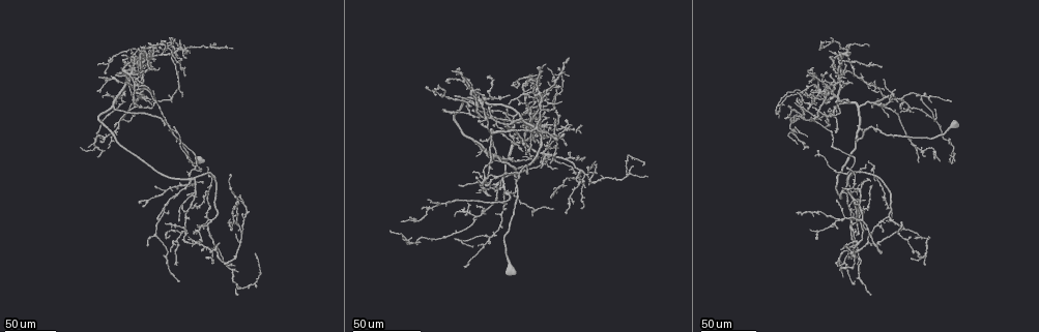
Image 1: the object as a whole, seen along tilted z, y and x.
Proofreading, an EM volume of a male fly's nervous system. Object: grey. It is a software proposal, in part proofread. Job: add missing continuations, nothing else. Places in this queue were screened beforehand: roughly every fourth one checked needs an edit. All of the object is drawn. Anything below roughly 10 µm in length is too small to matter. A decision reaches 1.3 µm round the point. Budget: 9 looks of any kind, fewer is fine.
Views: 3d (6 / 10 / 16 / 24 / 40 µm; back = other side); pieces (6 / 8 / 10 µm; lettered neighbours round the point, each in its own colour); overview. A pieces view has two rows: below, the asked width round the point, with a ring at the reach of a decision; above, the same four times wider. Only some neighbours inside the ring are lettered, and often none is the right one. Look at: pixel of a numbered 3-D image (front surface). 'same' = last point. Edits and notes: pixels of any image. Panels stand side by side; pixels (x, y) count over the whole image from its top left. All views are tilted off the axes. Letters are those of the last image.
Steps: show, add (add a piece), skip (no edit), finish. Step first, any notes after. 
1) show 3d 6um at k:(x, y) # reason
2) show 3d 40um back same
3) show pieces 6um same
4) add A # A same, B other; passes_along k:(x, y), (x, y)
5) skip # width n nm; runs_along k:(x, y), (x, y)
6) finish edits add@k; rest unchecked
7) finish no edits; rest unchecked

show 3d 40um at 1:(581, 130) # free end

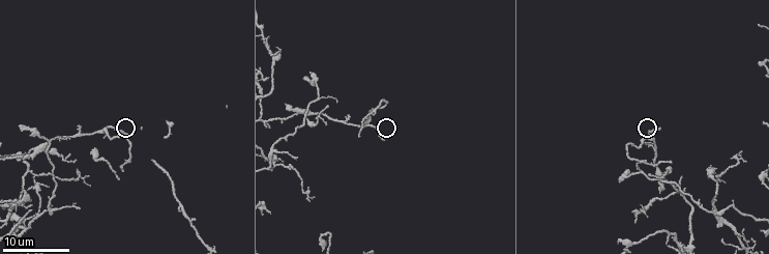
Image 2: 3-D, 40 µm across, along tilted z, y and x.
show pieces 8um at 2:(128, 135) # see the neighbours

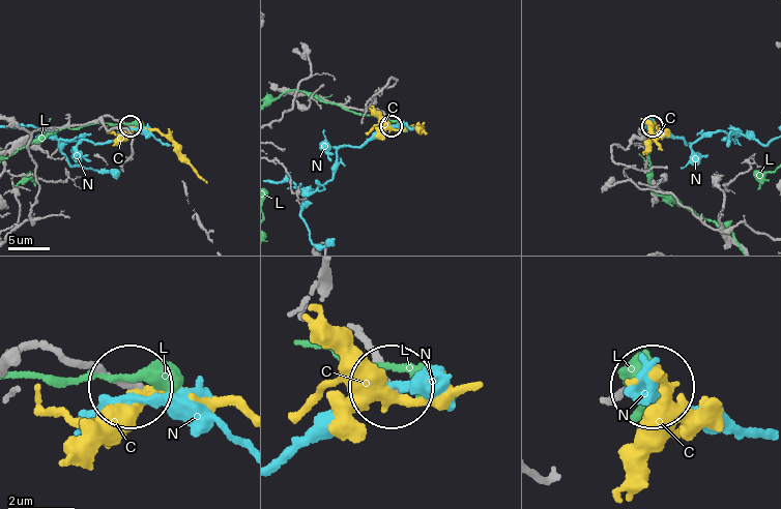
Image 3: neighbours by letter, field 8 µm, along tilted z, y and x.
skip # C other, L other, N other; none of them fits

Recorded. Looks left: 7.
show 3d 24um at 1:(835, 57) # tapers out

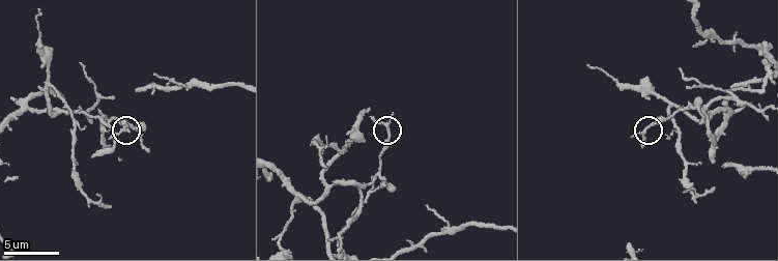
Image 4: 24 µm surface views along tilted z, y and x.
show pieces 8um at 4:(372, 118)

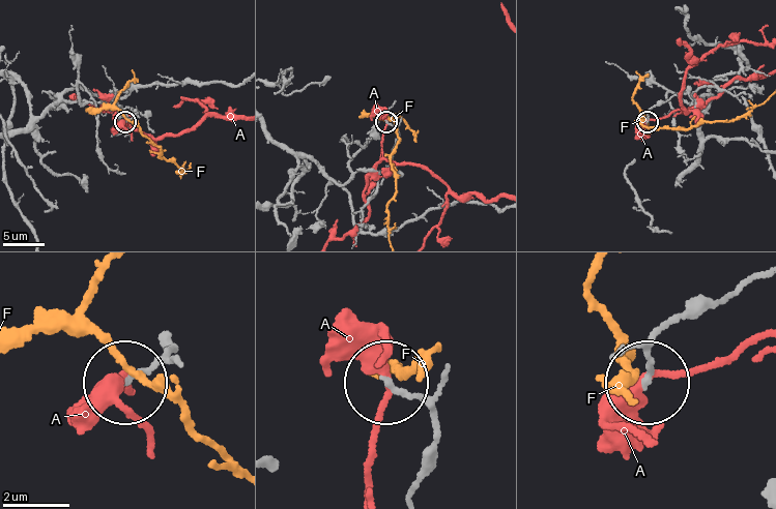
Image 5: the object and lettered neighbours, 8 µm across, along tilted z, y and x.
skip # width 170 nm; A other, F other; runs_along 5:(409, 490), (432, 425), (424, 406), (385, 386); none of them fits

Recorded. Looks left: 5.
show 3d 40um at 1:(882, 78) # free end

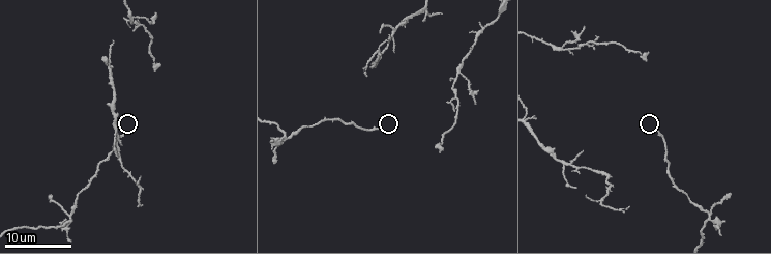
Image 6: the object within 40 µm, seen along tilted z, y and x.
show pieces 6um at 6:(378, 128)

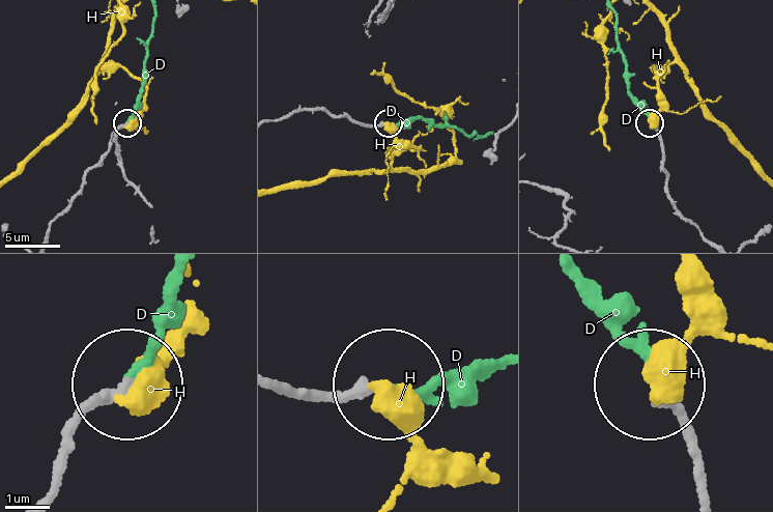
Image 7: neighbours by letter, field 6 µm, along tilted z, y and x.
add D # width 210 nm; D same, H other; it goes on there

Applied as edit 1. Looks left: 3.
show overview

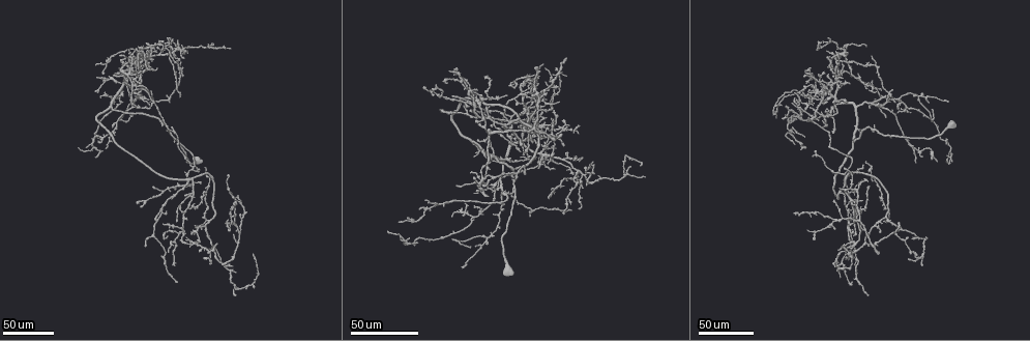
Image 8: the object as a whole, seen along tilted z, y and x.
show 3d 40um at 8:(454, 238) # an open end

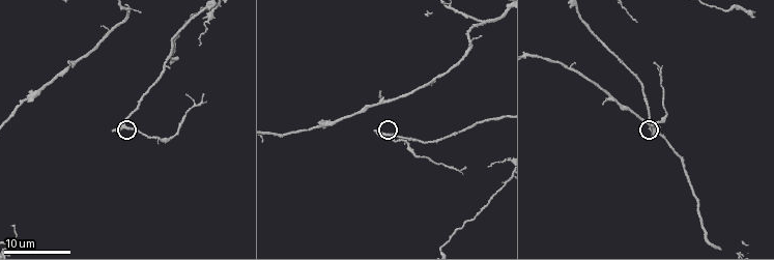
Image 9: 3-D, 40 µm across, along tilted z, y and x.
show pieces 10um at 9:(373, 130)

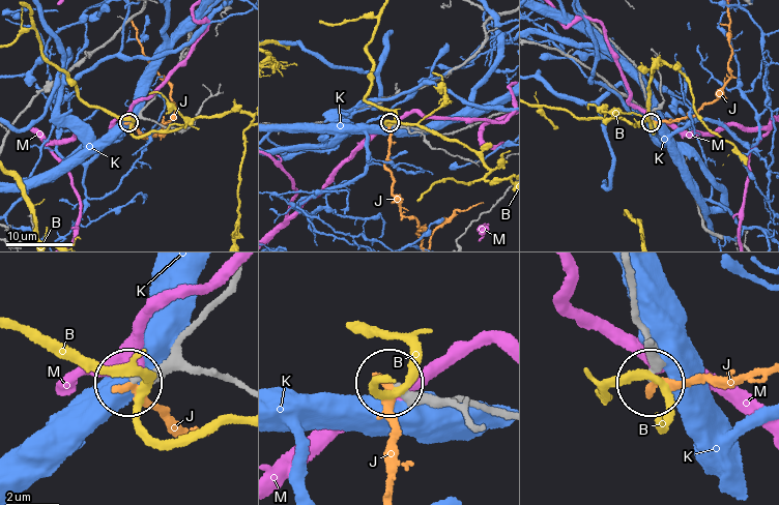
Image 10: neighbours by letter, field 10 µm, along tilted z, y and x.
skip # B other, J other, K other, M other; none of them fits

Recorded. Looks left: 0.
finish edits add@7; rest unchecked

